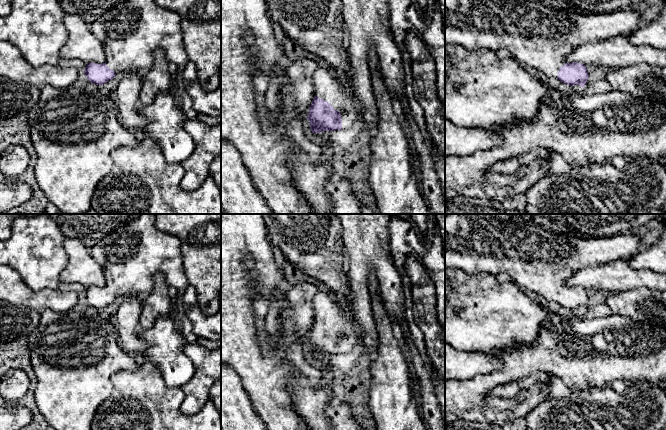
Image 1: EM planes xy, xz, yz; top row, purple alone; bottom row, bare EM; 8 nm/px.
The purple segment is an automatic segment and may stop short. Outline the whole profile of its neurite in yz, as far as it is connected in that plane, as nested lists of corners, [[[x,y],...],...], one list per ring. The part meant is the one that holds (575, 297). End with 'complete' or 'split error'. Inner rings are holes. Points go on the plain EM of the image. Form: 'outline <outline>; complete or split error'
outline [[[445,214],[445,268],[458,268],[470,273],[489,273],[494,276],[506,273],[524,292],[535,294],[547,302],[555,301],[569,310],[579,309],[583,312],[589,302],[586,290],[577,286],[567,287],[566,280],[586,267],[619,259],[631,260],[653,240],[655,233],[656,229],[652,226],[611,237],[582,237],[547,231],[534,223],[516,219],[510,214]]]; split error

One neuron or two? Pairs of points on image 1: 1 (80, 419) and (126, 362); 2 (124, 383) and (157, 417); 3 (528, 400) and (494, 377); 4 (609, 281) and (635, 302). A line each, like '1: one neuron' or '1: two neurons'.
1: one neuron
2: one neuron
3: one neuron
4: two neurons

